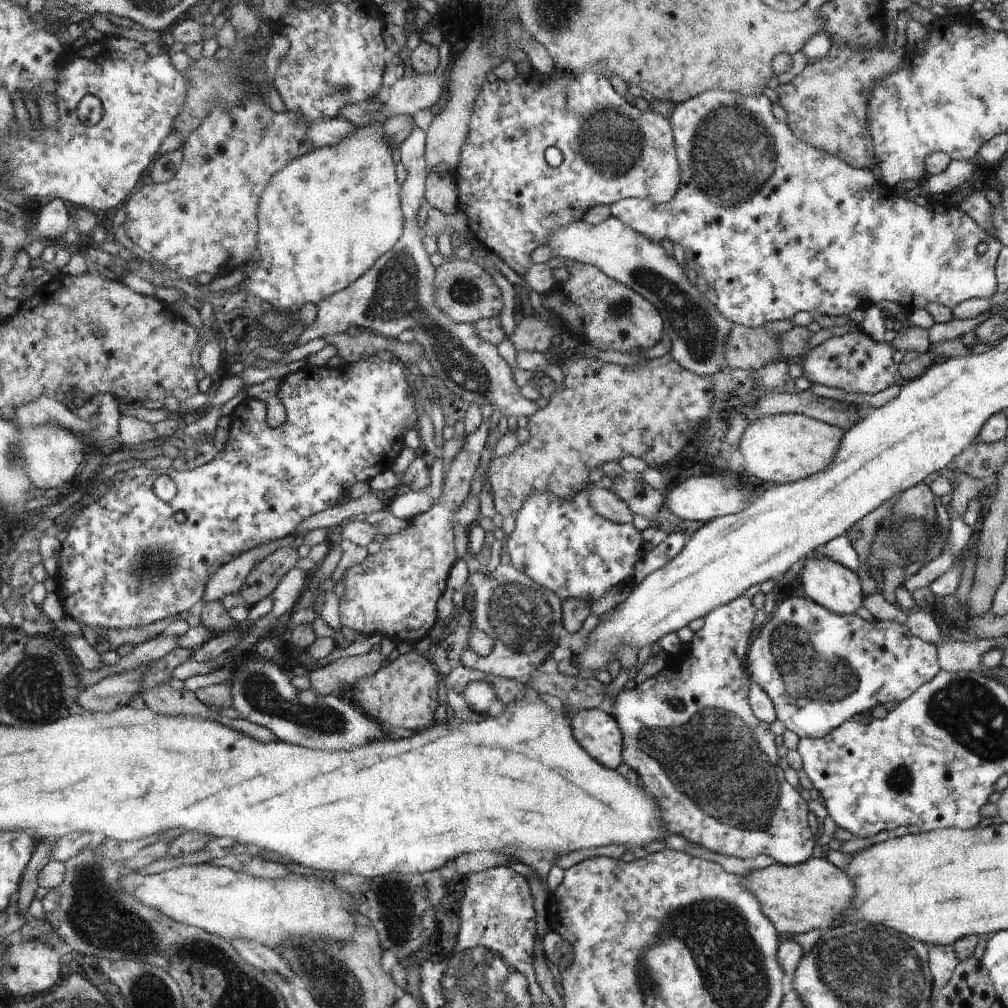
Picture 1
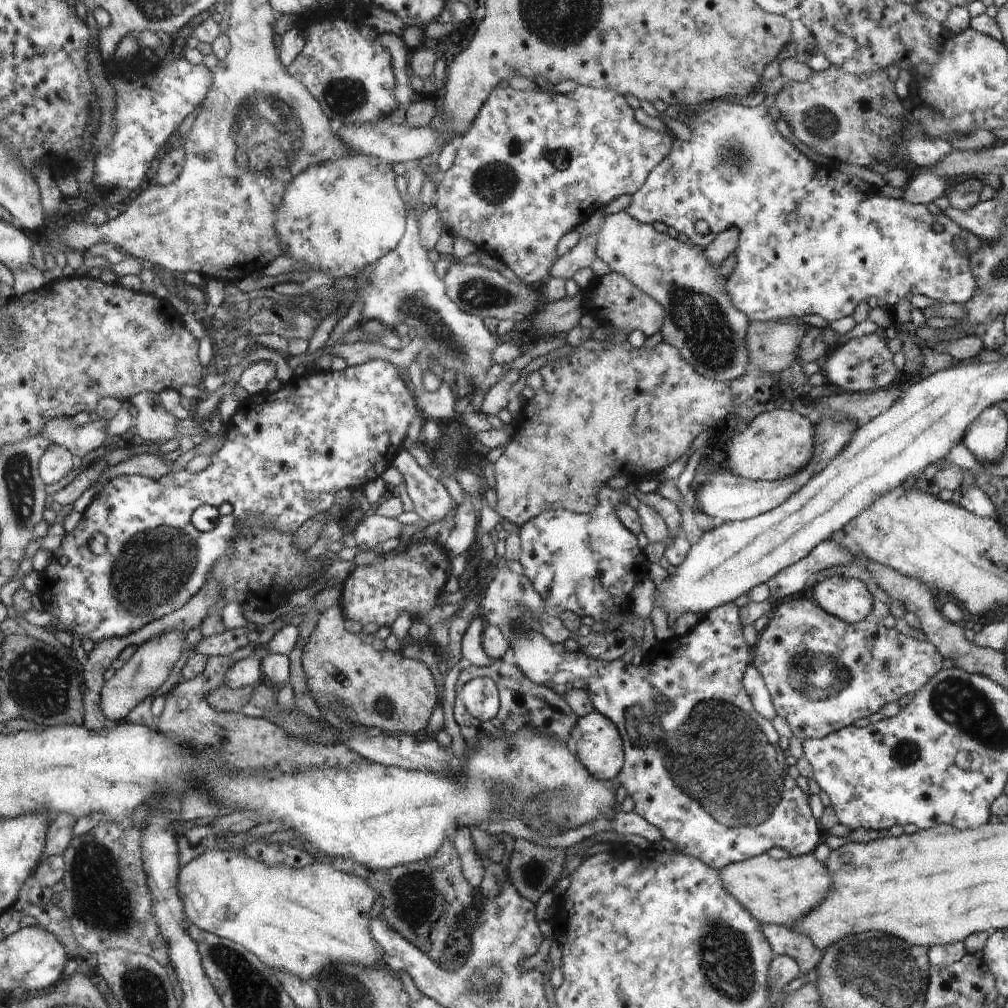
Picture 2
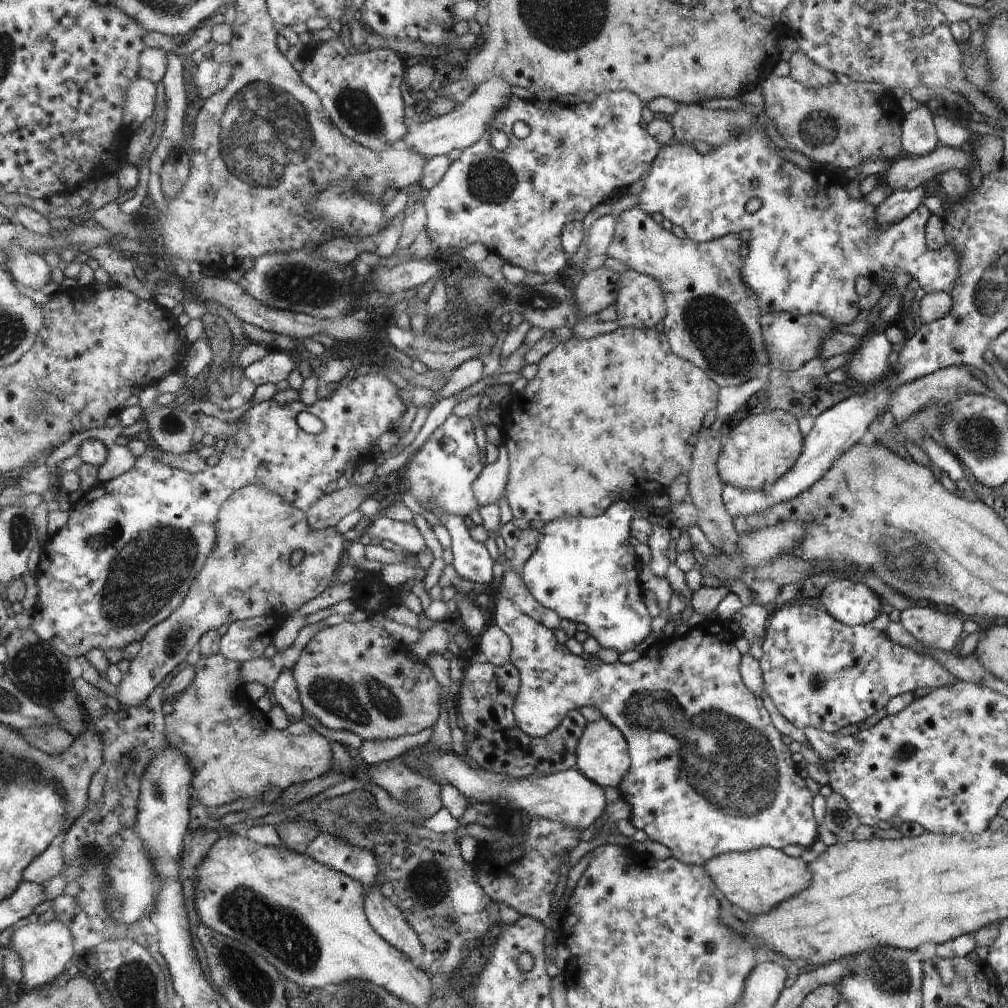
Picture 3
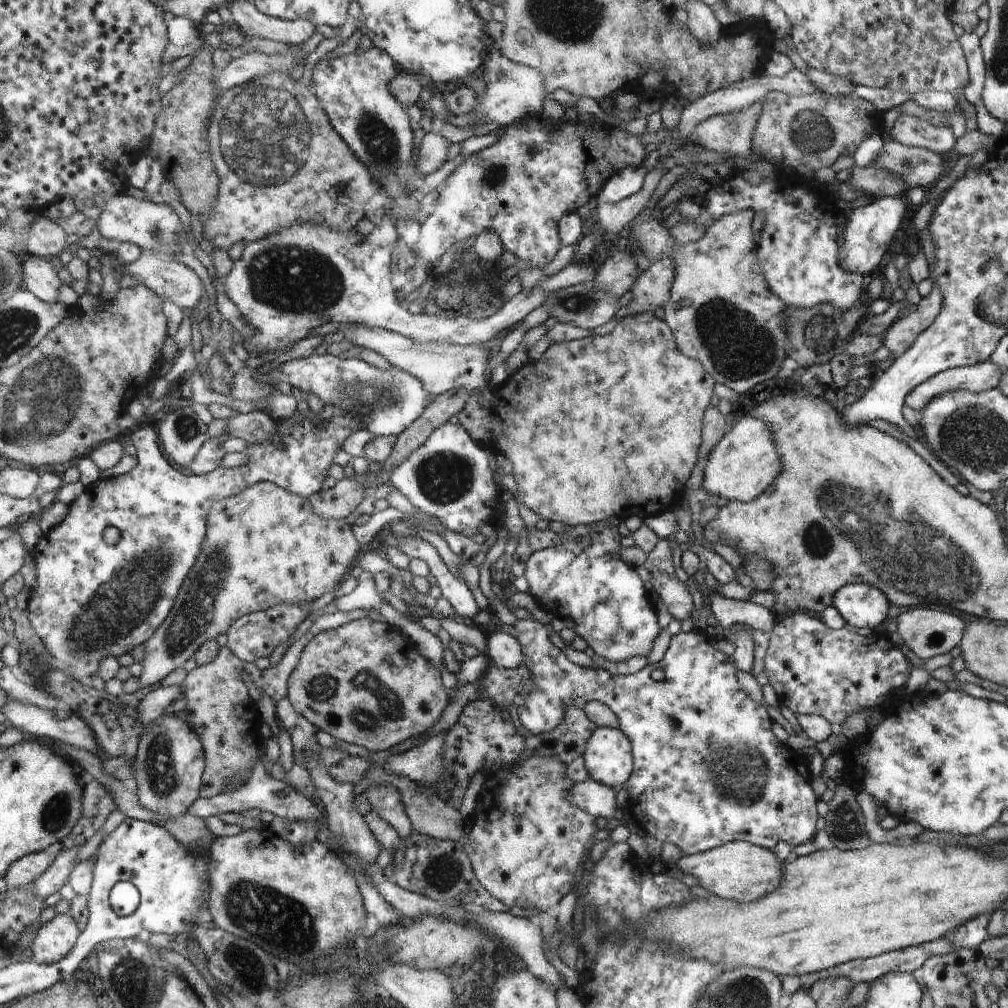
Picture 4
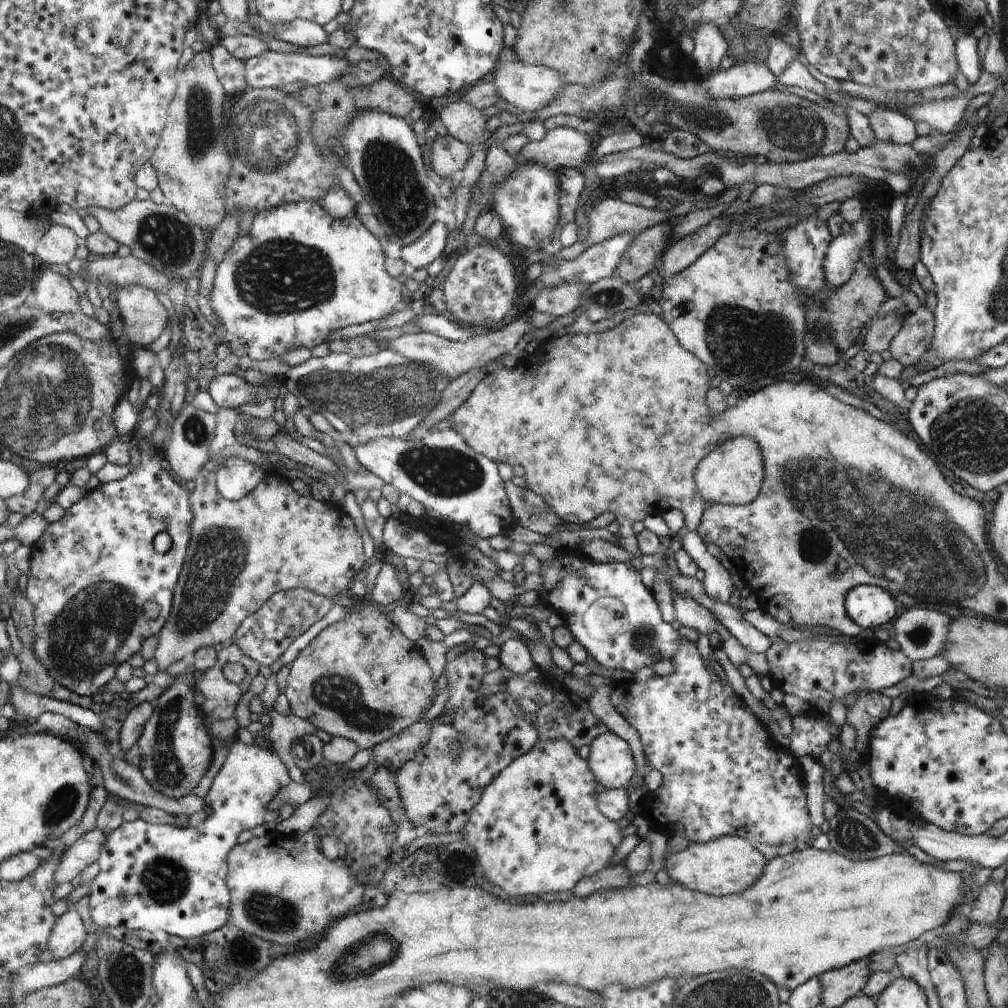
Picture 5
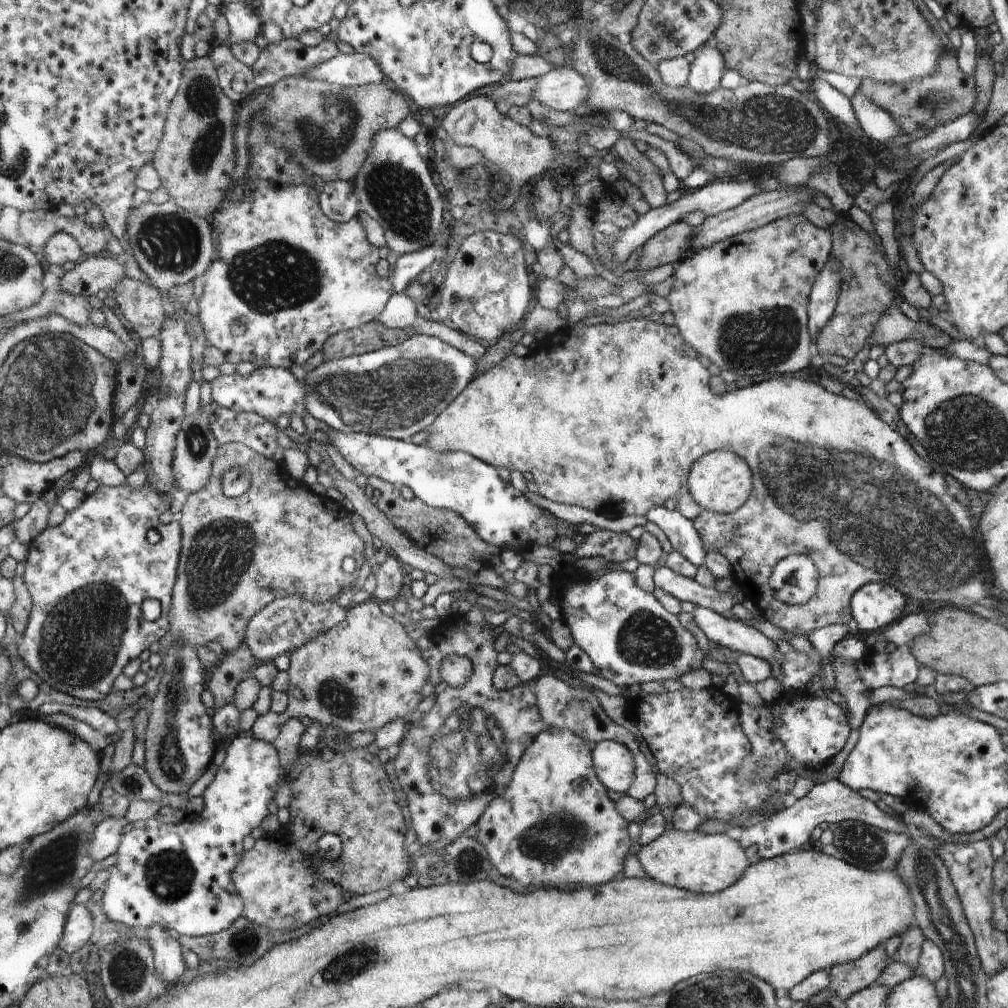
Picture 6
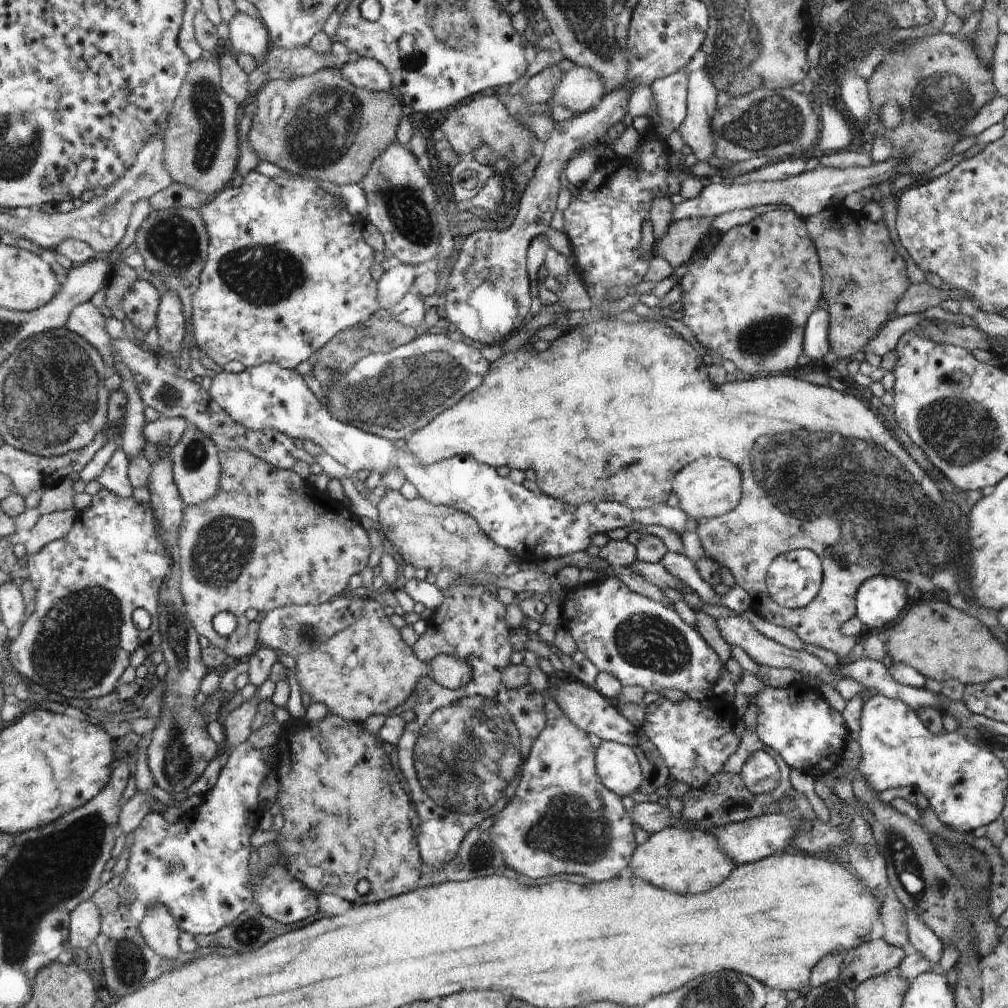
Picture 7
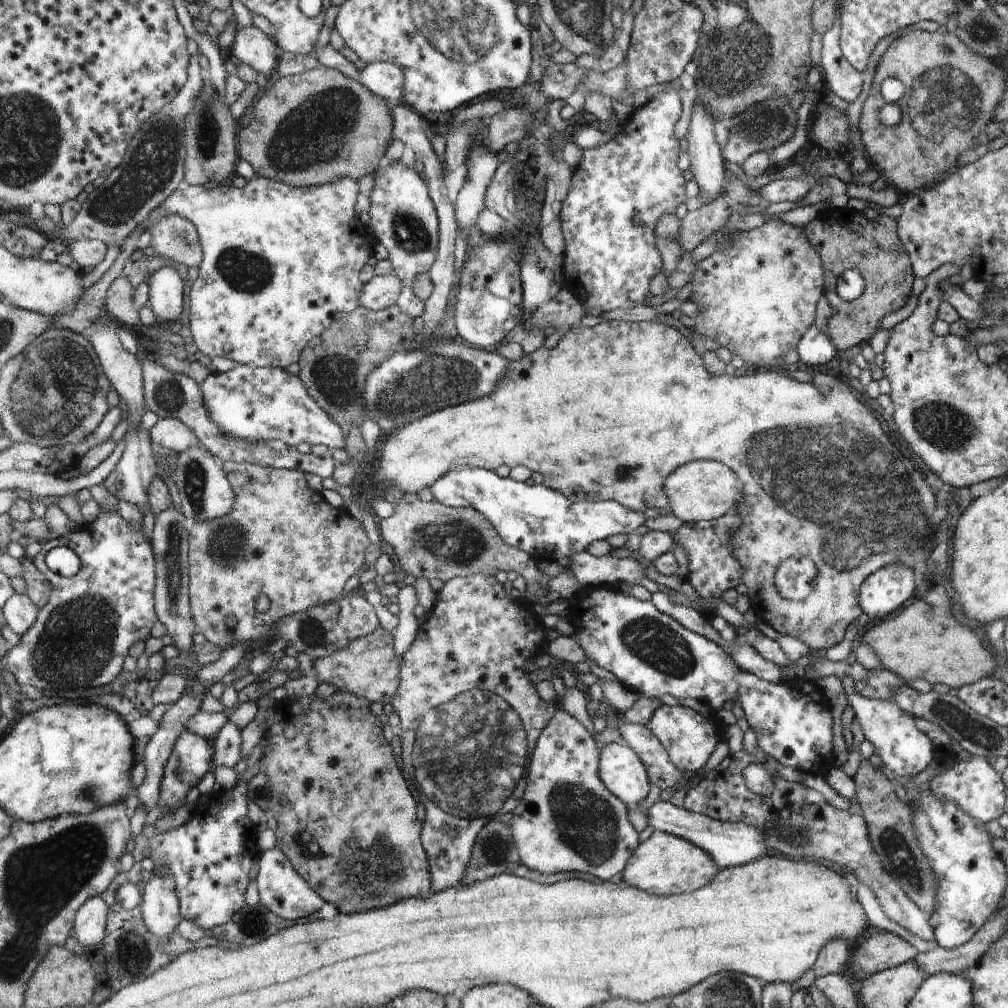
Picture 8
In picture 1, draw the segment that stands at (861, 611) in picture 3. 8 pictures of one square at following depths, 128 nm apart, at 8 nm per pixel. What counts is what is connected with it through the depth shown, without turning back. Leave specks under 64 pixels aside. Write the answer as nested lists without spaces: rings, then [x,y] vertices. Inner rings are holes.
[[[812,554],[806,560],[800,580],[809,598],[836,614],[854,615],[862,606],[862,598],[864,598],[858,575],[852,569],[828,557],[822,557],[820,560],[820,557],[814,557]]]

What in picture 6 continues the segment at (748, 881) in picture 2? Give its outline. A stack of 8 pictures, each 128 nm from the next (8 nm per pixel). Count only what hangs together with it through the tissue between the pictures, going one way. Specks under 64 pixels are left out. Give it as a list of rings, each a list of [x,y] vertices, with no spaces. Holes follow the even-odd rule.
[[[674,828],[642,846],[638,858],[644,872],[651,879],[671,887],[704,894],[714,894],[731,887],[751,864],[735,833],[685,833]]]

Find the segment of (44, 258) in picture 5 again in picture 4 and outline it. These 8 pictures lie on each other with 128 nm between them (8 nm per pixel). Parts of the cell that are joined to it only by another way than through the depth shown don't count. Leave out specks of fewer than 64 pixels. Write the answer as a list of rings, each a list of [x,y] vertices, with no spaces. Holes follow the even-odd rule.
[[[39,216],[34,220],[33,227],[30,229],[30,239],[28,244],[29,254],[38,255],[45,259],[60,256],[68,248],[68,234],[66,230],[52,222],[46,216]]]

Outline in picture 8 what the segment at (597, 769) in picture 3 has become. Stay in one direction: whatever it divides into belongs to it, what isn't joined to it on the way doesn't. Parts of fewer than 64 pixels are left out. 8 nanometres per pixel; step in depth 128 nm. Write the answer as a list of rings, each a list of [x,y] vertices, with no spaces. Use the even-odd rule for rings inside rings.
[[[620,743],[604,745],[600,758],[600,779],[607,790],[632,807],[640,805],[650,790],[646,766],[640,760],[631,747]]]

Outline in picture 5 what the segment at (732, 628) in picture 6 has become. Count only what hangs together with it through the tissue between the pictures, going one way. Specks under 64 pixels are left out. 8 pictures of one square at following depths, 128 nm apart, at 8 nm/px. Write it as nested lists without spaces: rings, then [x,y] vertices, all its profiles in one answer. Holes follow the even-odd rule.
[[[673,589],[672,596],[674,597],[675,618],[684,627],[694,628],[698,633],[707,635],[718,630],[718,621],[705,606]]]

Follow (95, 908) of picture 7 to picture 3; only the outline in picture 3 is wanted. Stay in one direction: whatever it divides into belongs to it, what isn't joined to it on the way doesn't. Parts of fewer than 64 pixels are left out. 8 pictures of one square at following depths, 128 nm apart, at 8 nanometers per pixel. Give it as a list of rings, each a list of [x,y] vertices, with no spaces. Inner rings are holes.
[[[55,919],[49,923],[29,923],[14,932],[6,950],[12,947],[21,956],[24,966],[23,986],[31,989],[65,979],[66,968],[74,960],[74,934],[70,925]]]

